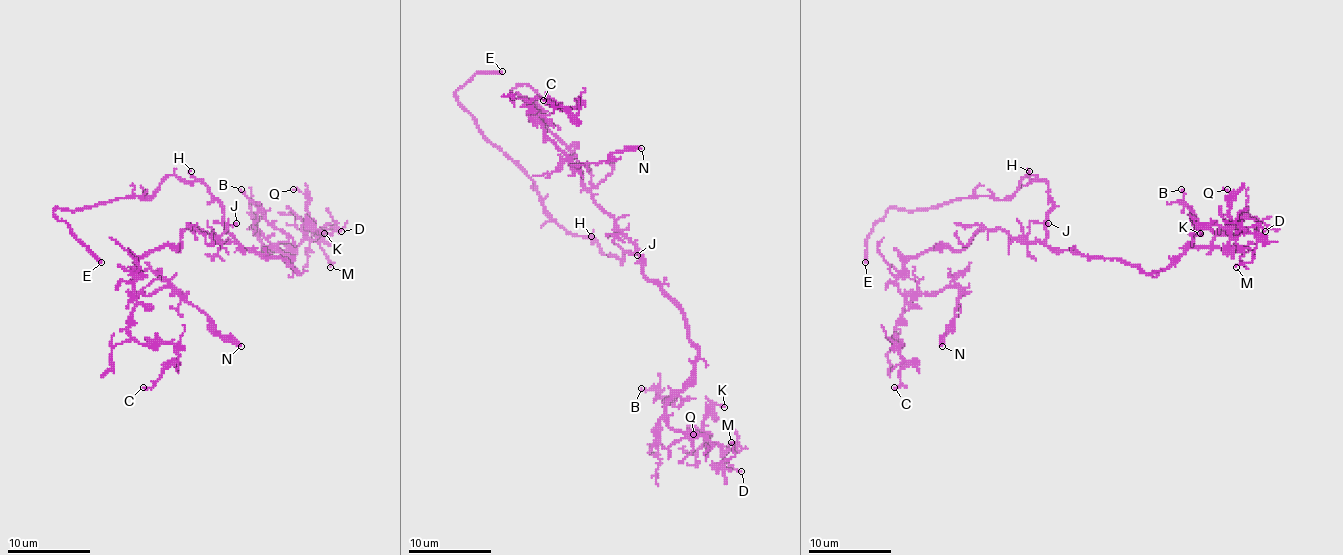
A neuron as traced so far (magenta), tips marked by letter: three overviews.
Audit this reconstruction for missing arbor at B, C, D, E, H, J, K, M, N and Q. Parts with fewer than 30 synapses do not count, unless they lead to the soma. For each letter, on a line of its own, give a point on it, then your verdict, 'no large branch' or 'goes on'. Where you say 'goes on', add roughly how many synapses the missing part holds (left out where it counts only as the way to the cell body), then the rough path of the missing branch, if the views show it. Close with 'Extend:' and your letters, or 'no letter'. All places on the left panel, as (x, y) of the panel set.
B: place (241, 189); no large branch
C: place (143, 387); no large branch
D: place (341, 231); no large branch
E: place (101, 262); goes on; course (101, 262), (116, 273), (120, 300), (143, 321), (120, 342), (130, 352), (168, 346), (214, 314), (230, 310)
H: place (191, 171); no large branch
J: place (236, 223); no large branch
K: place (324, 233); no large branch
M: place (330, 267); no large branch
N: place (241, 346); no large branch
Q: place (293, 189); no large branch
Extend: E

